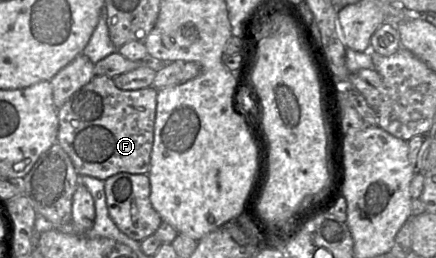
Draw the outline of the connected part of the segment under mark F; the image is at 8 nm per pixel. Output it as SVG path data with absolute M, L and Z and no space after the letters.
M95 76L88 84L70 97L70 99L58 110L59 129L57 143L68 154L79 176L87 175L105 181L109 177L121 172L130 174L148 174L154 141L157 93L158 89L153 86L138 90L121 90L115 86L113 79L106 76Z

